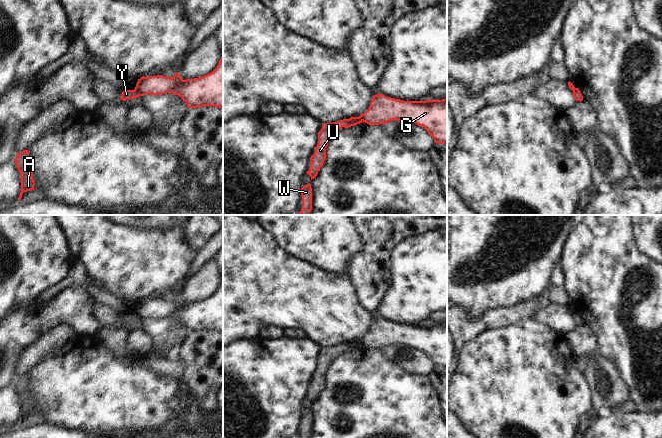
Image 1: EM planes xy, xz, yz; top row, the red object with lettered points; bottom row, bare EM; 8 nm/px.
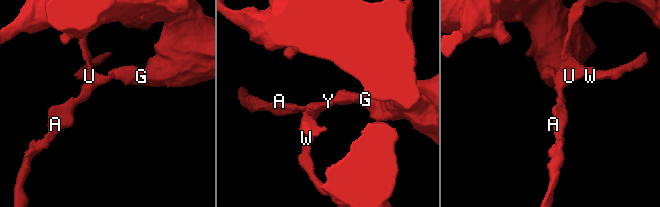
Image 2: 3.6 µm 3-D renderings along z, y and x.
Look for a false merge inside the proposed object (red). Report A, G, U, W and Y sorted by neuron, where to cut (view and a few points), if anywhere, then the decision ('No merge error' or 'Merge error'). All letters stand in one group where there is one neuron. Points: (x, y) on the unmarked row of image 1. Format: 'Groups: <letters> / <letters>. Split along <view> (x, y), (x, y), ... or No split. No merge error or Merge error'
Groups: A U W Y / G. Split along xy (134, 313), (141, 319). Merge error.

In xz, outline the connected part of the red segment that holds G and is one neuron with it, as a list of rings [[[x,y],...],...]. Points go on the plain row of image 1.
[[[379,317],[372,321],[369,333],[362,337],[359,342],[369,349],[384,348],[392,344],[409,345],[424,351],[434,362],[435,367],[447,368],[447,322],[442,324],[402,325]]]

